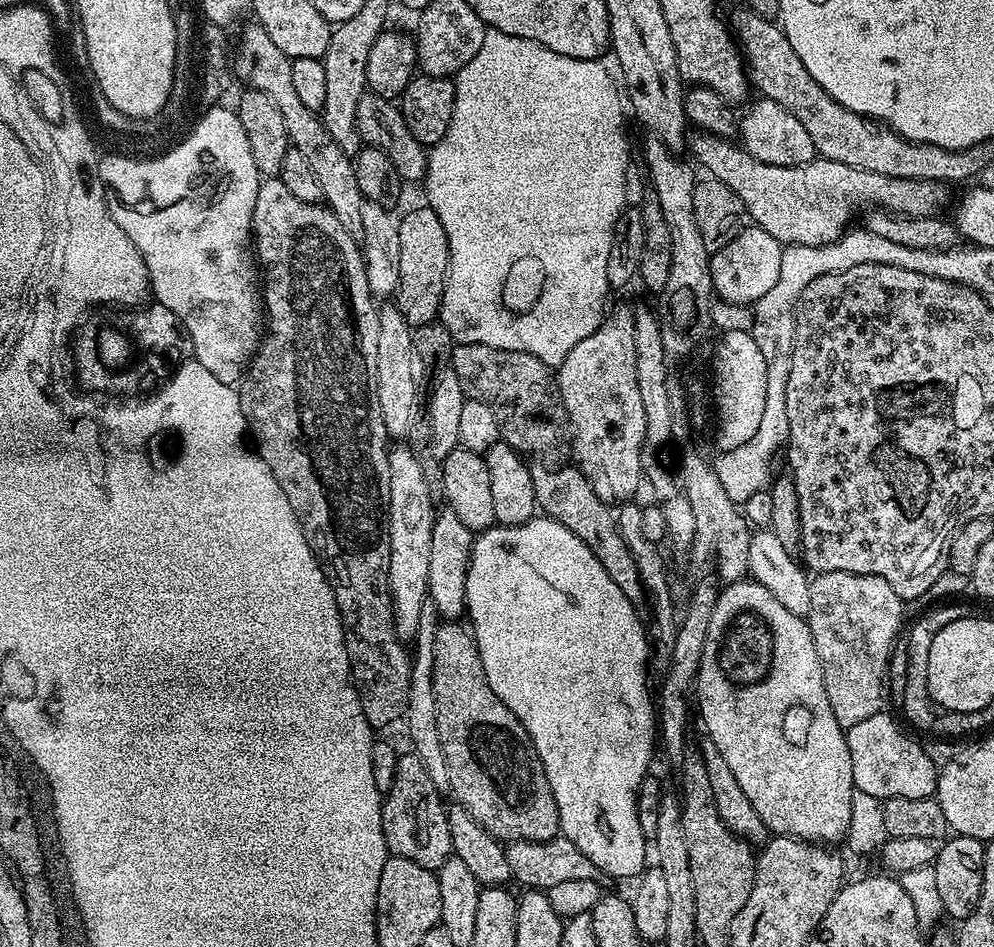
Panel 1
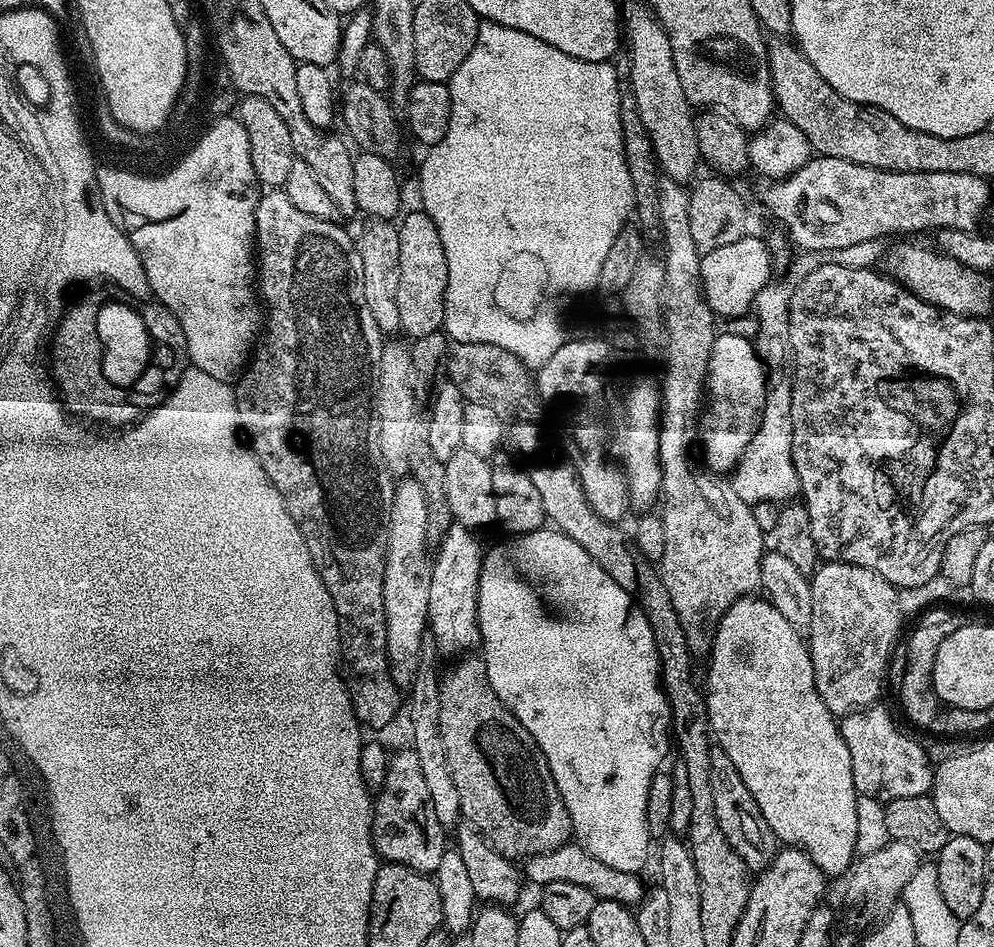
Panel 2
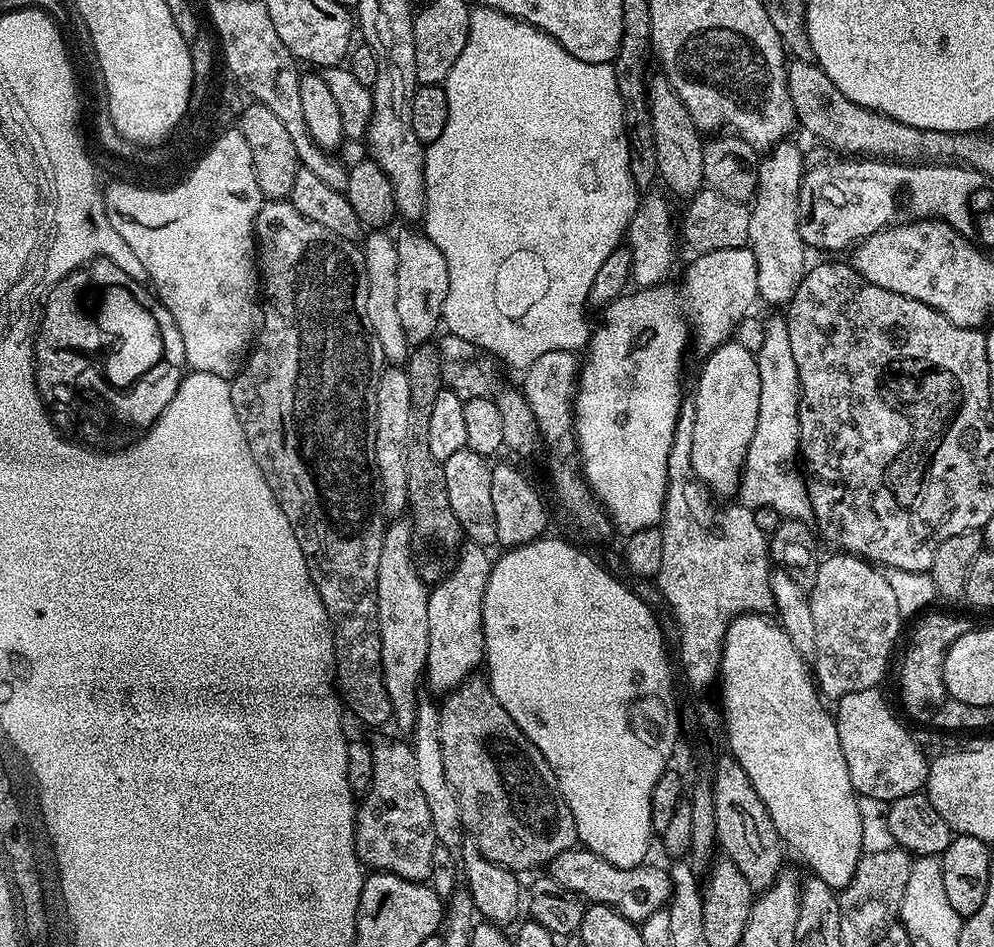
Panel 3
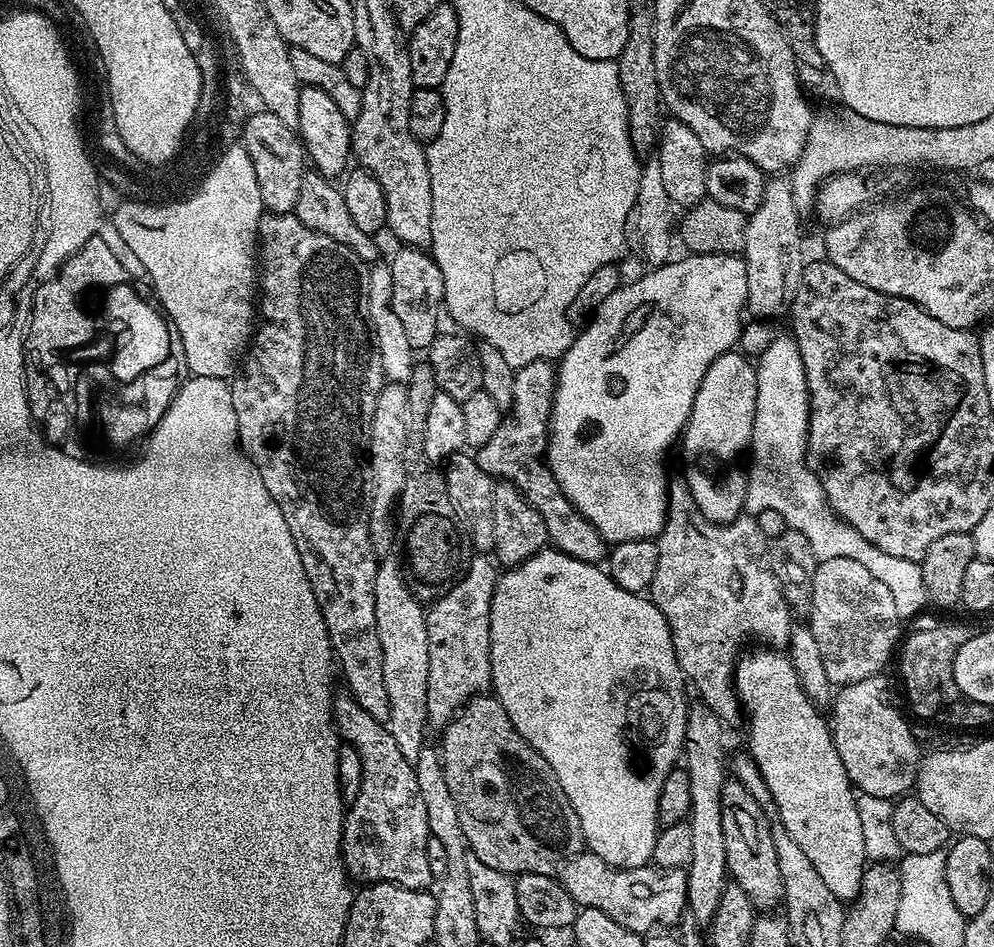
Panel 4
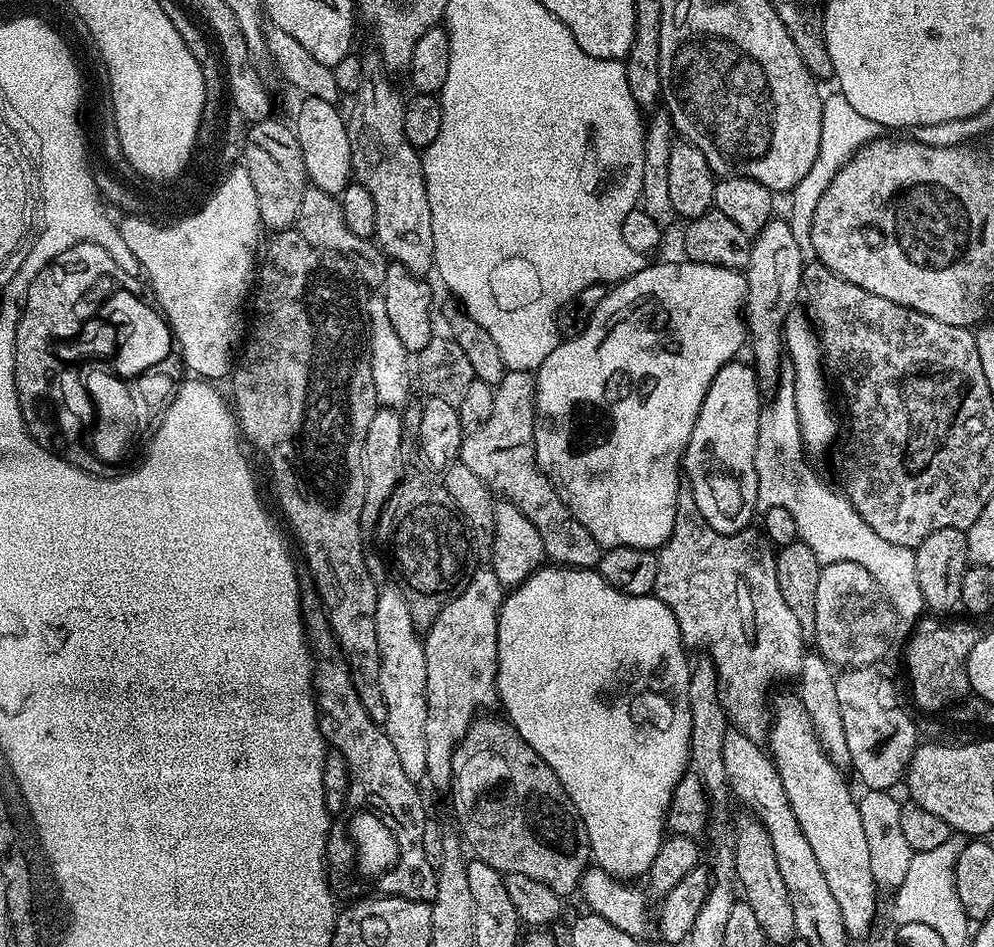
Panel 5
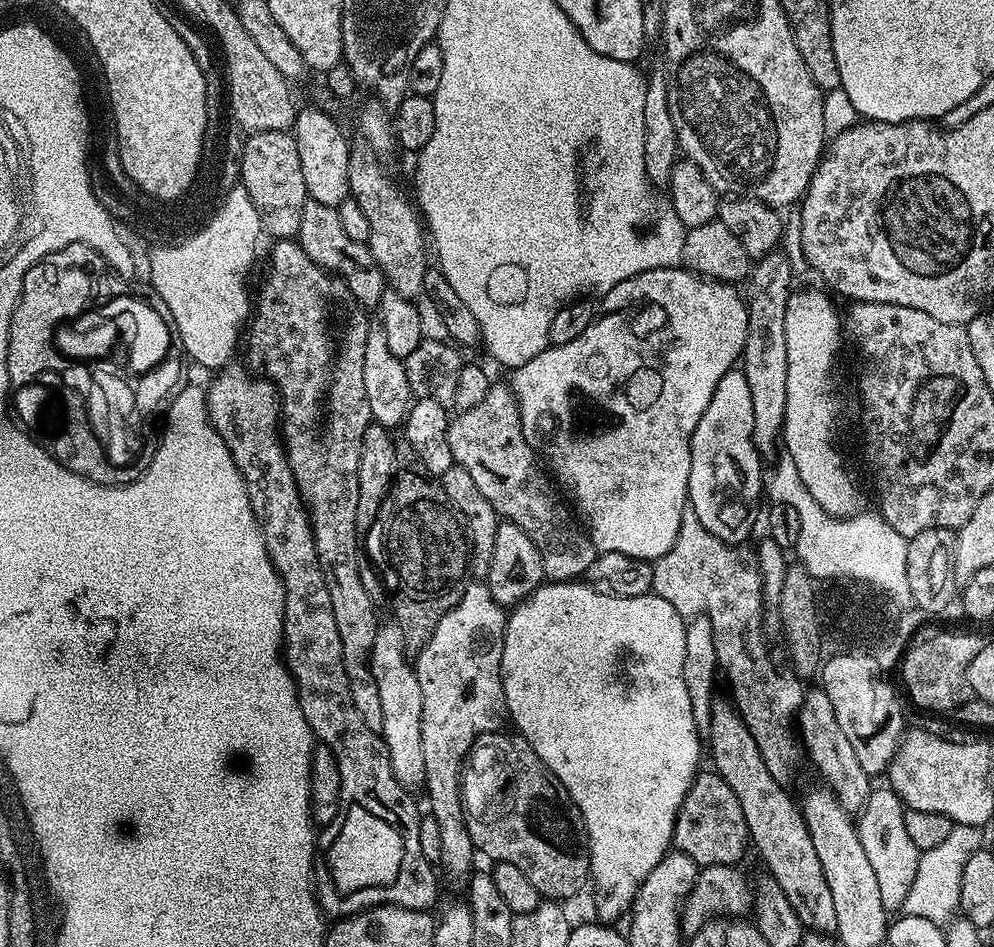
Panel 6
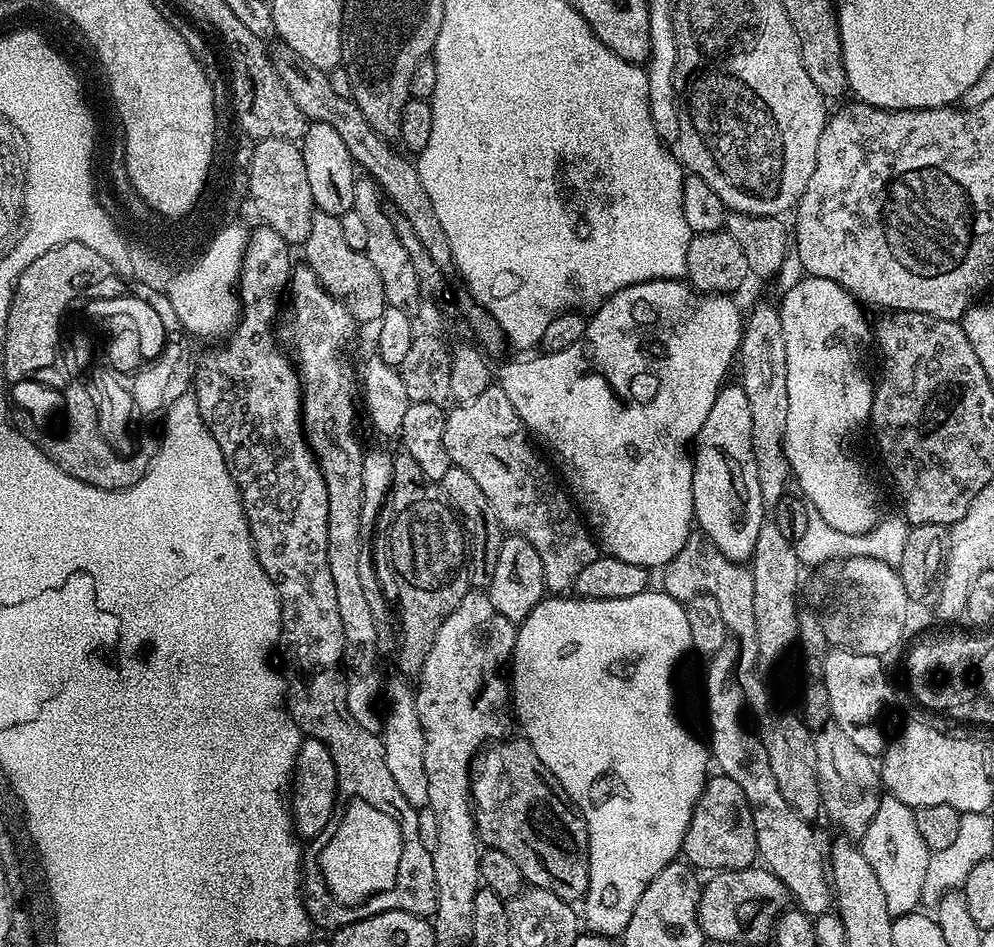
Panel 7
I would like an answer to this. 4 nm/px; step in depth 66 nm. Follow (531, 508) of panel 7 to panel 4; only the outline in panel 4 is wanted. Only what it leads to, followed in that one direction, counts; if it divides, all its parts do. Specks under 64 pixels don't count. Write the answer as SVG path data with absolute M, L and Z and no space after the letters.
M539 360L516 369L514 374L514 394L512 407L506 418L501 419L494 438L474 455L478 466L486 470L497 481L513 484L521 494L542 514L546 522L548 543L557 552L578 558L578 562L599 565L610 551L608 541L598 534L598 530L562 494L562 486L546 463L546 441L548 438L548 419L552 413L552 395L556 393L556 368L553 361Z

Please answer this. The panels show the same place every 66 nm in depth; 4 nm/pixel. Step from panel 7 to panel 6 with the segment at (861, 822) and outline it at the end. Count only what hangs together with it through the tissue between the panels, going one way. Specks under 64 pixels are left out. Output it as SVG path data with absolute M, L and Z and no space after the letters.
M823 686L809 687L804 693L804 701L798 713L798 736L802 741L802 747L820 771L820 776L825 785L832 789L840 805L849 814L856 814L863 809L864 803L868 801L868 795L874 787L873 777L866 774L854 754L854 746L850 738L838 726L838 717L834 714L834 705L830 702L830 694L826 694Z

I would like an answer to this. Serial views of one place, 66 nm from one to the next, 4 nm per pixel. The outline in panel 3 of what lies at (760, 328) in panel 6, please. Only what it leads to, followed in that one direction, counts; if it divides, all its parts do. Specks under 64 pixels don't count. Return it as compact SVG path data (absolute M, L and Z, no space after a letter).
M785 138L767 149L758 170L758 186L750 204L750 234L747 247L758 262L758 297L768 304L787 305L806 271L806 245L798 234L800 217L800 181L804 178L806 163L800 148Z

